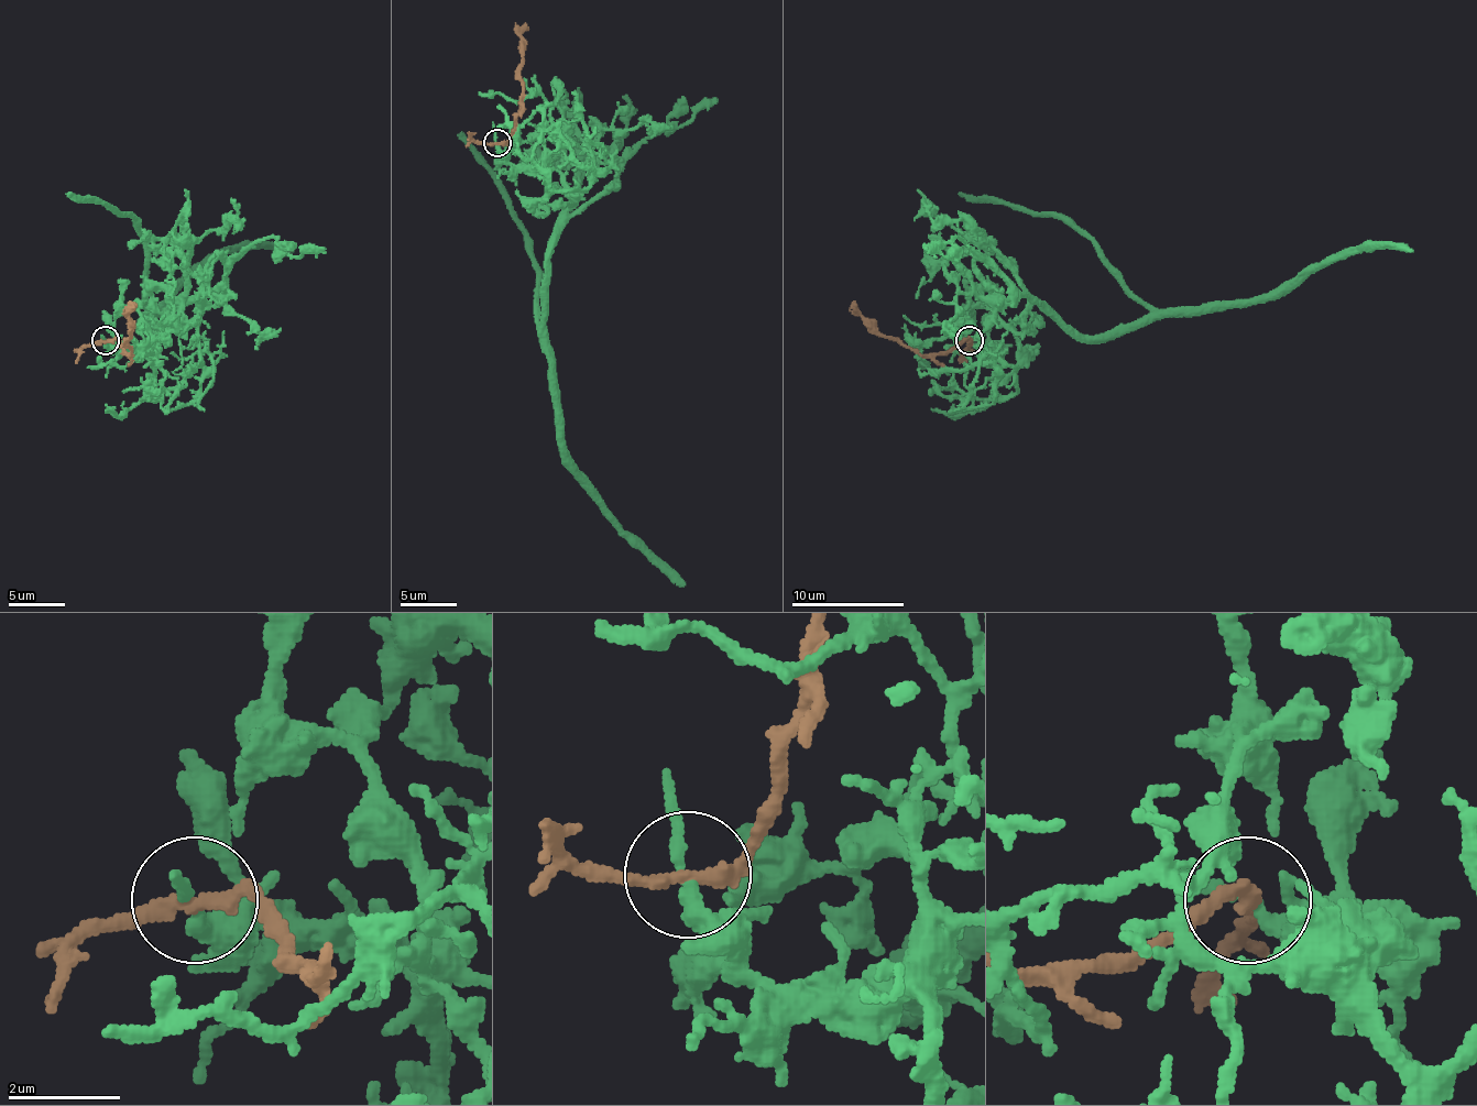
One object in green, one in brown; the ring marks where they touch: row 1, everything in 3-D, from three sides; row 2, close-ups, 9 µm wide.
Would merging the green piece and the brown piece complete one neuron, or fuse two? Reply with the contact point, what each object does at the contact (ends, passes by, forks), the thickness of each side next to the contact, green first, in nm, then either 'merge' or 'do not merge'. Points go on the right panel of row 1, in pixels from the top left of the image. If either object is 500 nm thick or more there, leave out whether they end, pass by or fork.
at (970, 340); green passes by; brown passes by; 260 nm thick on the green side, 260 nm on the other; do not merge

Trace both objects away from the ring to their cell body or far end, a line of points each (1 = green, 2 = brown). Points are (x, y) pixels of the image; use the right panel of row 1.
1: (970, 341), (1027, 352), (1015, 324), (1032, 305), (1083, 336), (1112, 336), (1278, 298), (1357, 251), (1411, 251)
2: (970, 341), (919, 356), (885, 338), (851, 302)

